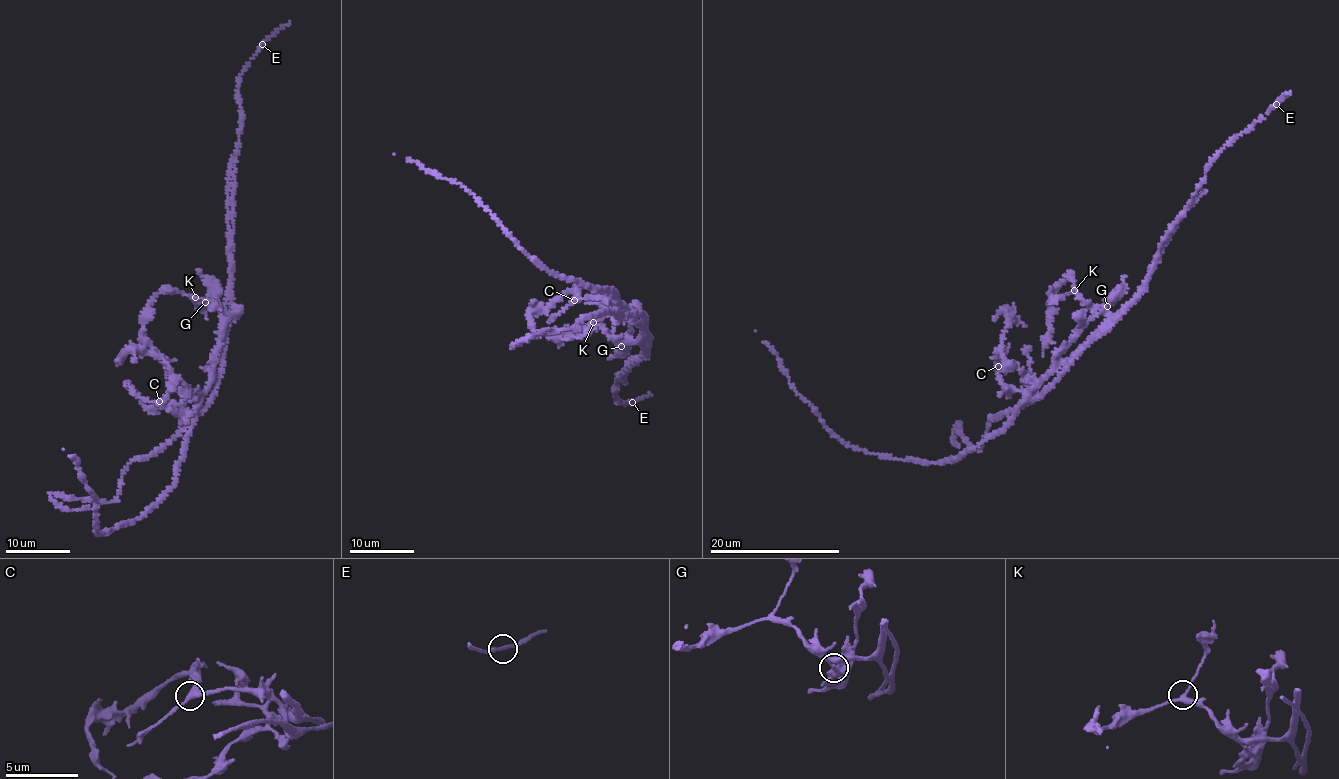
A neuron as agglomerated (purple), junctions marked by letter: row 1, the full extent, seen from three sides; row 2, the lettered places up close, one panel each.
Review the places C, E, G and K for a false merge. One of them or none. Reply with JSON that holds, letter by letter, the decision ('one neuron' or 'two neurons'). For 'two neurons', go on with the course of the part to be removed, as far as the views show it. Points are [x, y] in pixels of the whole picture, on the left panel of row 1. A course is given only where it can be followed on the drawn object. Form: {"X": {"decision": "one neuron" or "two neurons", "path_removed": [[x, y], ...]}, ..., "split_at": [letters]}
{"C": {"decision": "one neuron"}, "E": {"decision": "one neuron"}, "G": {"decision": "two neurons", "path_removed": [[205, 302], [212, 292], [223, 323], [214, 377], [172, 486], [137, 519], [98, 532], [97, 500], [63, 449]]}, "K": {"decision": "one neuron"}, "split_at": ["G"]}

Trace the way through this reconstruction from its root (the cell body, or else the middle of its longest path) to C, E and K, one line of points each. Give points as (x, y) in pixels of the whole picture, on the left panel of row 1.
C: (208, 385), (200, 396), (188, 398), (182, 404), (188, 413), (175, 414), (159, 401)
E: (208, 385), (223, 338), (222, 313), (231, 281), (234, 166), (241, 120), (235, 92), (245, 69), (262, 45)
K: (208, 385), (225, 326), (221, 311), (217, 308), (201, 310), (195, 297)

